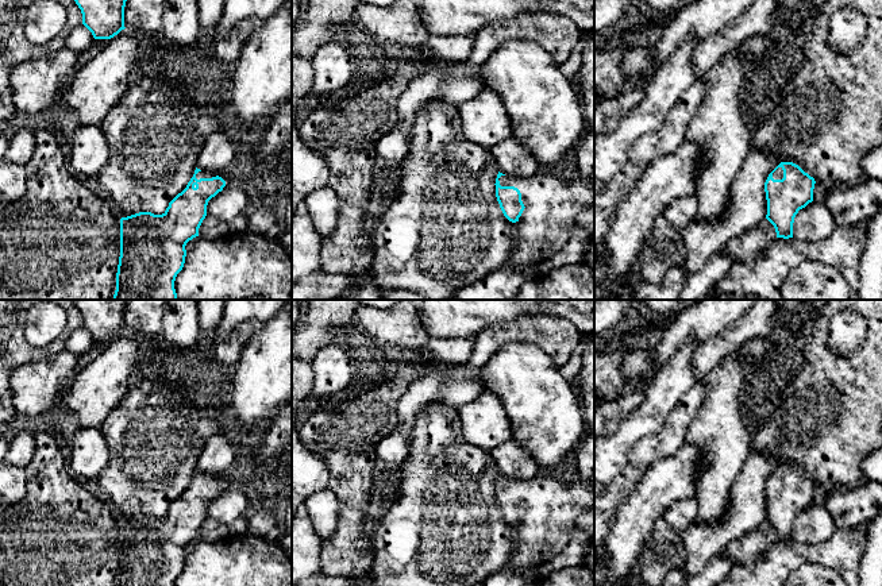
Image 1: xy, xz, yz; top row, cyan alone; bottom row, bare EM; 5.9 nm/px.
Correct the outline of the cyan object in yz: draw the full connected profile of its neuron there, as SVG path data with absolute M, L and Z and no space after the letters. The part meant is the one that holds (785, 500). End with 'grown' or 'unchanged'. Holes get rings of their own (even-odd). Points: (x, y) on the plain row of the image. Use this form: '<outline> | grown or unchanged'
M781 464L767 479L766 521L774 528L777 540L793 540L793 525L800 512L813 504L814 481L793 464Z | grown

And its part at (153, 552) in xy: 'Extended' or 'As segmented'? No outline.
Extended

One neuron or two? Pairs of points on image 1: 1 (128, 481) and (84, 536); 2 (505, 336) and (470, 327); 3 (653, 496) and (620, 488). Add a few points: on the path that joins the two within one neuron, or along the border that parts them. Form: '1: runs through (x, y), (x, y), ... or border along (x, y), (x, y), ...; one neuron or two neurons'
1: border along (106, 497), (120, 520); two neurons
2: border along (512, 319), (490, 324), (474, 338); two neurons
3: border along (651, 465), (634, 492), (617, 508), (615, 517); two neurons

